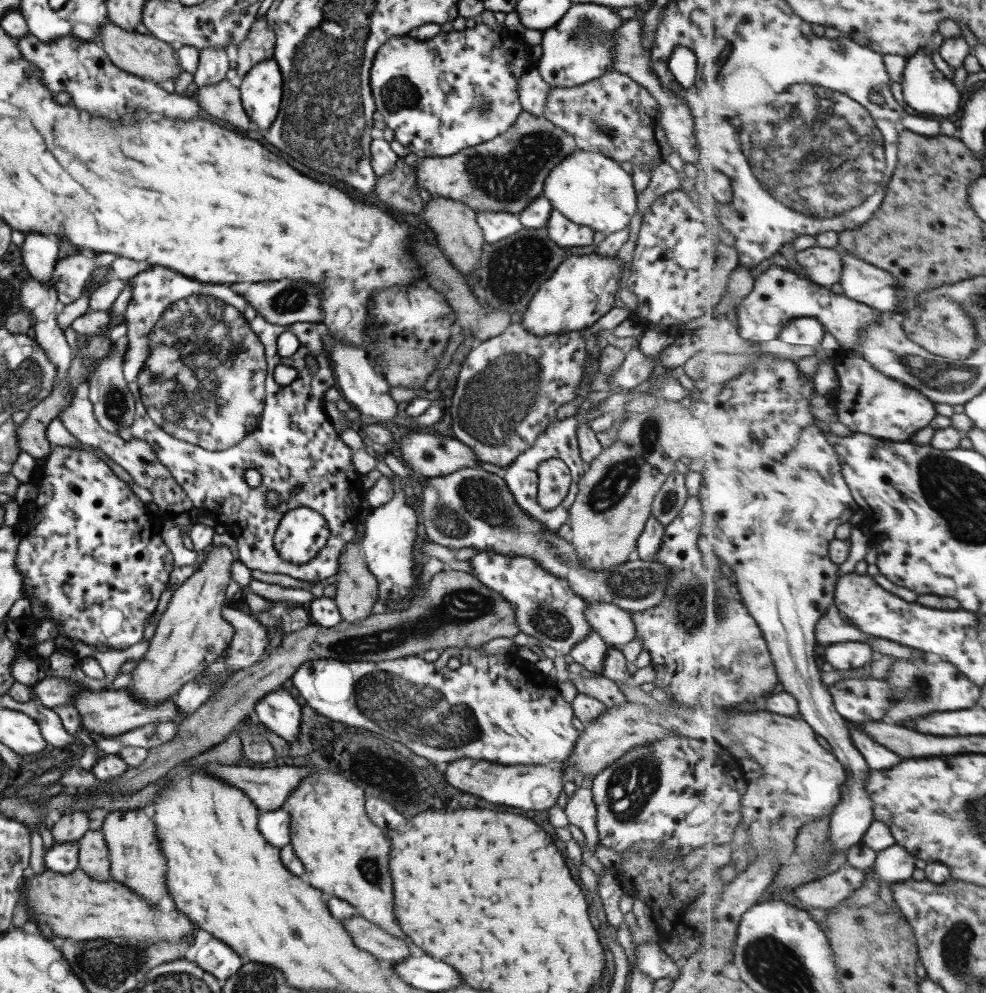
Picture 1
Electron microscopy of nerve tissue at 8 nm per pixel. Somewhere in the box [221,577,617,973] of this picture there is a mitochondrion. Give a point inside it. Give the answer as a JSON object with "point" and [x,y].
{"point":[419,710]}

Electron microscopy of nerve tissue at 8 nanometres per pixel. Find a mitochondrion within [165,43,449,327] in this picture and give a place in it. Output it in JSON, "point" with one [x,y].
{"point":[399,95]}

